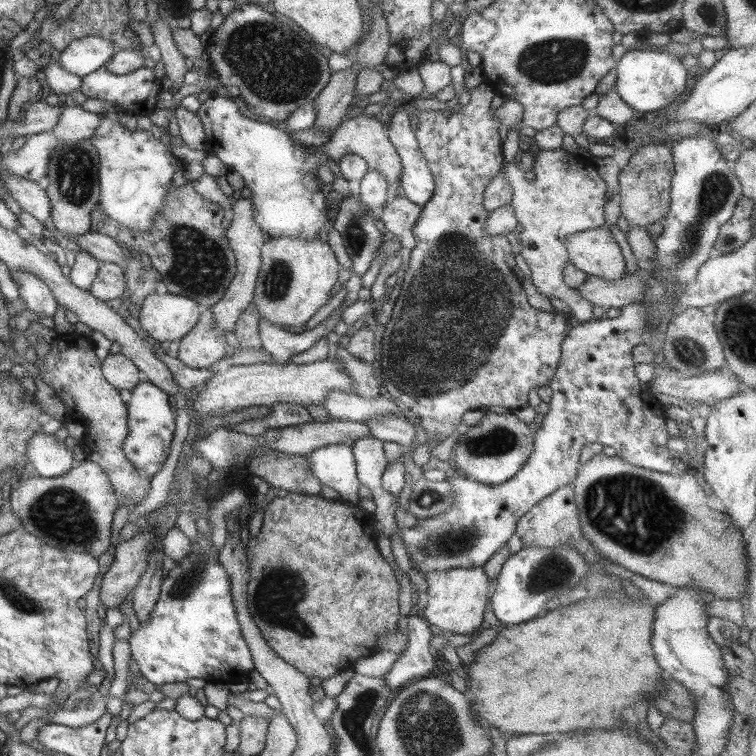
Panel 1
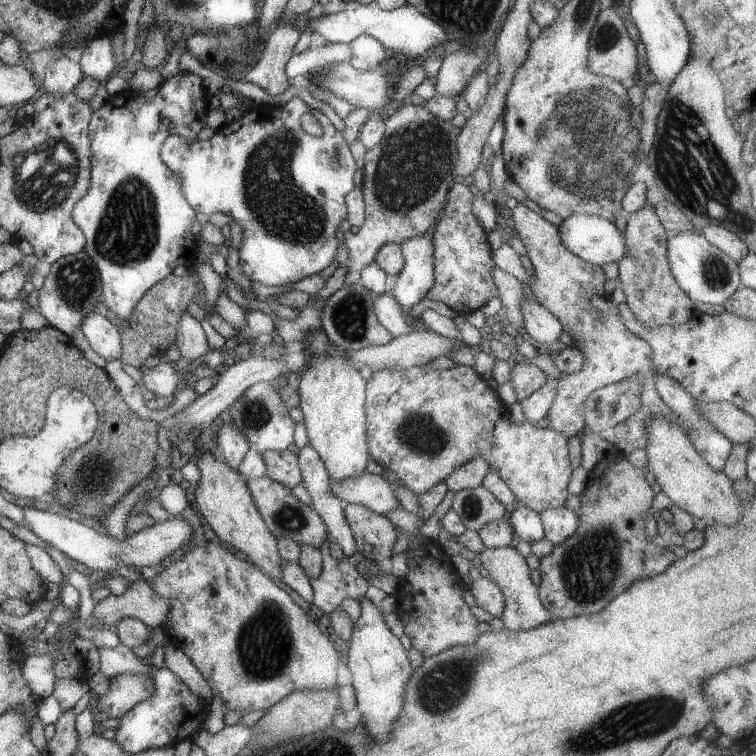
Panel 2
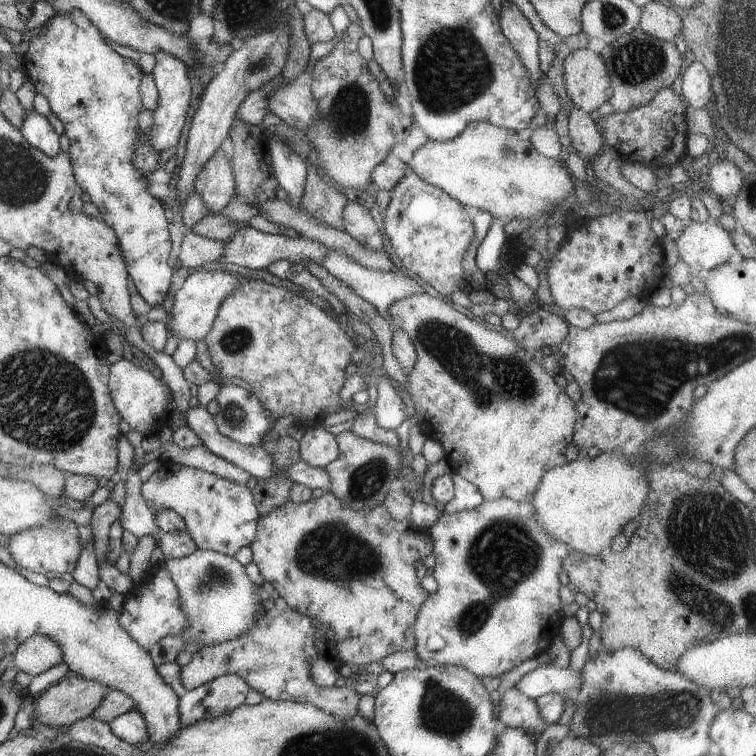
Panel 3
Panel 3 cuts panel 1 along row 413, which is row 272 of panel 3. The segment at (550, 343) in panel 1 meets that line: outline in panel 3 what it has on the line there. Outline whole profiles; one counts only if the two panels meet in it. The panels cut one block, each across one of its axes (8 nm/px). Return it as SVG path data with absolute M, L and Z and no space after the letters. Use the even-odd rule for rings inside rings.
M408 170L408 174L392 188L391 201L383 216L384 232L400 262L399 270L449 298L467 280L462 260L474 240L472 216L473 211L466 205Z

